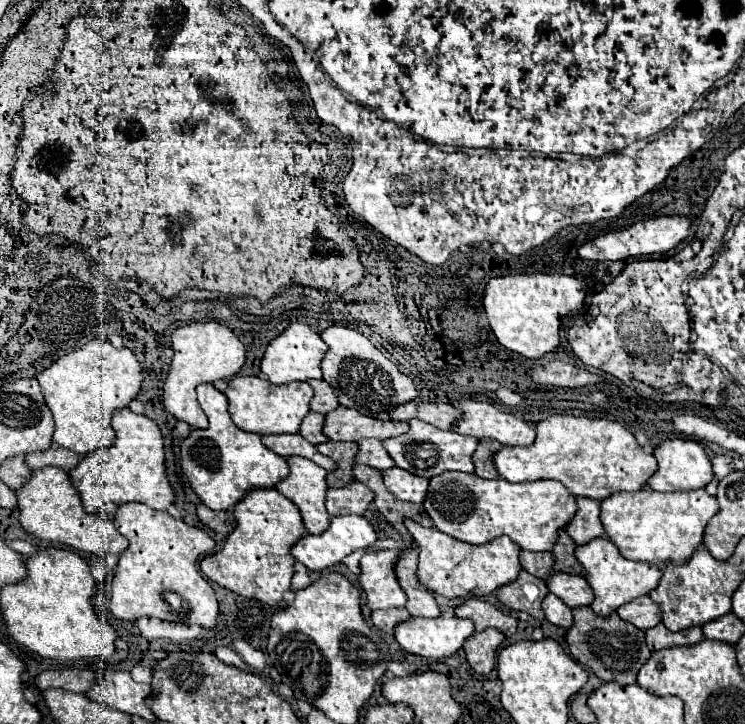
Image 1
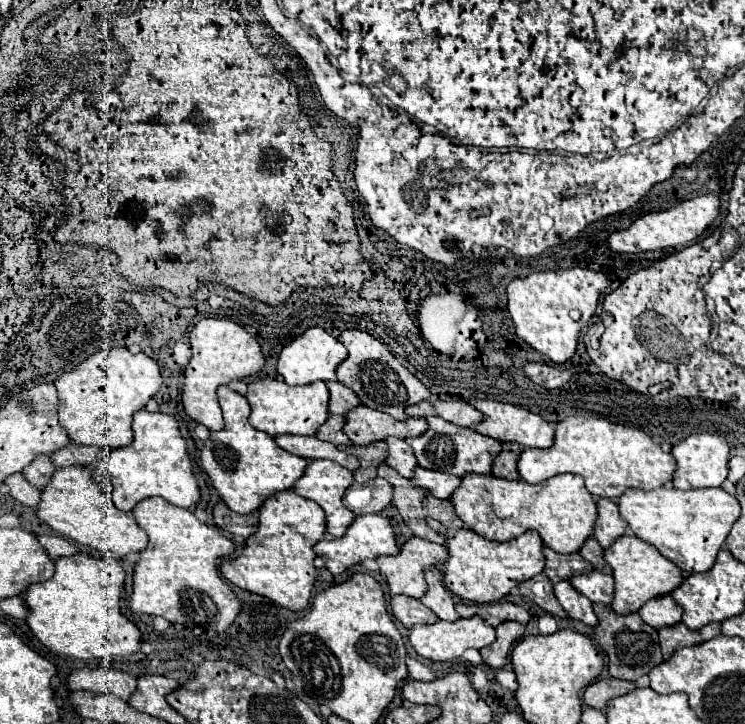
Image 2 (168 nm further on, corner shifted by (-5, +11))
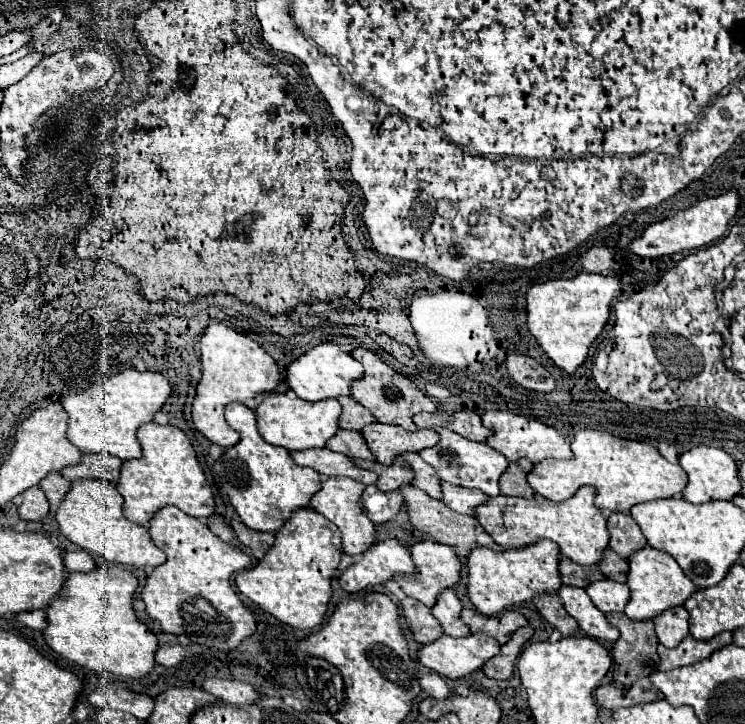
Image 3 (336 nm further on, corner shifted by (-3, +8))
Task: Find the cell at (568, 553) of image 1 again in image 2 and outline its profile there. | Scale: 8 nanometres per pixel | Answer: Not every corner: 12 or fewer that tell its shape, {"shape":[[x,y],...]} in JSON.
{"shape":[[591,536],[579,548],[579,556],[595,570],[611,572],[603,560],[603,548]]}

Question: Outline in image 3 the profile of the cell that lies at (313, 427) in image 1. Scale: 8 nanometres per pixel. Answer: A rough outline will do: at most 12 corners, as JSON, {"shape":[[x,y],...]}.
{"shape":[[341,429],[327,449],[347,457],[375,461],[357,431]]}

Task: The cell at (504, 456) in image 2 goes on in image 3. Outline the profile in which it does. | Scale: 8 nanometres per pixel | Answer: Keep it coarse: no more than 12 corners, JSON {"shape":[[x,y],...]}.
{"shape":[[529,459],[511,463],[499,479],[501,495],[533,499]]}

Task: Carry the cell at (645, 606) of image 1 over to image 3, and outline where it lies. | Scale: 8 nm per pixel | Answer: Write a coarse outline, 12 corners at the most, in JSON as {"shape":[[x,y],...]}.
{"shape":[[685,607],[655,619],[659,643],[677,647],[689,635]]}

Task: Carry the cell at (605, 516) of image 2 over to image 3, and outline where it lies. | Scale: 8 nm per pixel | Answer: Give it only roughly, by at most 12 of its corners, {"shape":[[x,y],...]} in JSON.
{"shape":[[611,515],[609,547],[631,557],[647,547],[631,515]]}

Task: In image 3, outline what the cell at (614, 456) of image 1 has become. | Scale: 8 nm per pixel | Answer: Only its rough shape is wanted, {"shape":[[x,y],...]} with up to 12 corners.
{"shape":[[583,429],[571,461],[537,463],[533,491],[561,503],[583,485],[595,505],[681,495],[687,473],[653,445]]}

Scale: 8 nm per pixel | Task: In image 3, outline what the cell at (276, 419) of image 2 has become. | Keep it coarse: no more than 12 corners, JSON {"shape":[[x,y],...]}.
{"shape":[[269,393],[259,433],[287,451],[321,449],[339,431],[337,399]]}

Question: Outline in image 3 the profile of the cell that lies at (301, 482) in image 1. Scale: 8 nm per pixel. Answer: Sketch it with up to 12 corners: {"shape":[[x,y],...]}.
{"shape":[[327,479],[311,507],[333,521],[343,551],[375,543],[375,523],[361,505],[363,483]]}

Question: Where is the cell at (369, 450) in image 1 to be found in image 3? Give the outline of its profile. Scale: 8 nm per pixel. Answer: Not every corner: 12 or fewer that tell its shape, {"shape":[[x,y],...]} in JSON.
{"shape":[[417,453],[403,455],[413,467],[413,485],[441,501],[441,477]]}

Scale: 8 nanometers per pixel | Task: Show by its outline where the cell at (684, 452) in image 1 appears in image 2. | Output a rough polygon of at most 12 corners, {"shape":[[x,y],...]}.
{"shape":[[691,434],[671,448],[673,486],[721,486],[729,446],[717,434]]}

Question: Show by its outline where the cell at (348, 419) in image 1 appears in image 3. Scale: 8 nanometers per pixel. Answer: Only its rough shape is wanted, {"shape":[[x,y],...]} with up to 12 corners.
{"shape":[[373,423],[361,433],[381,465],[435,447],[439,433]]}

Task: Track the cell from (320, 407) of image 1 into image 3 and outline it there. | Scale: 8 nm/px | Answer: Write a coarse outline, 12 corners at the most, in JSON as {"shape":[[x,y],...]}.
{"shape":[[353,397],[339,399],[341,429],[361,431],[377,419]]}

